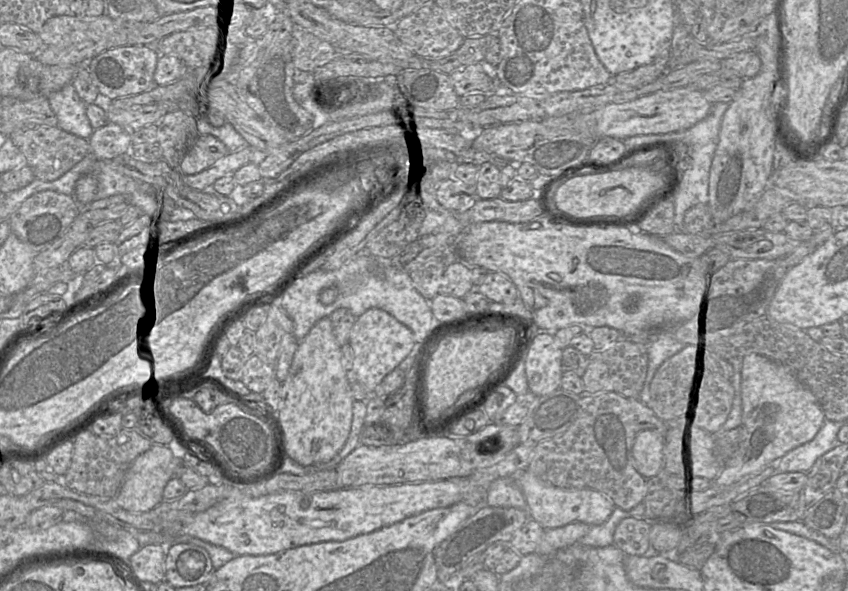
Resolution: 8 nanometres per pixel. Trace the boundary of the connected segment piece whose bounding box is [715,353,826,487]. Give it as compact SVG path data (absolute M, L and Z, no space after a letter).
M752 353L743 358L741 388L745 439L738 444L733 456L725 463L722 474L715 479L718 487L731 487L759 474L790 450L812 440L826 420L817 398L797 380L791 370L760 354Z

